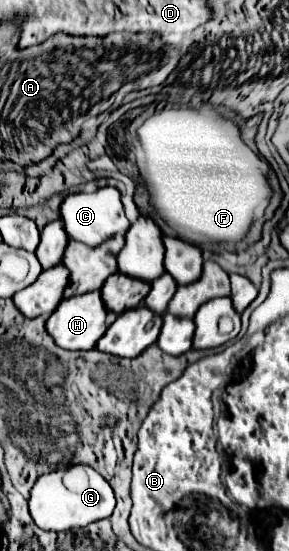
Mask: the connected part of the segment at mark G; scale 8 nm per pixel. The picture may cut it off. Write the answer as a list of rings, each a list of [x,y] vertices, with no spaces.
[[[73,465],[67,469],[41,475],[29,497],[31,517],[37,527],[45,531],[65,531],[71,527],[85,527],[93,521],[111,517],[115,507],[115,495],[111,485],[89,465]]]

